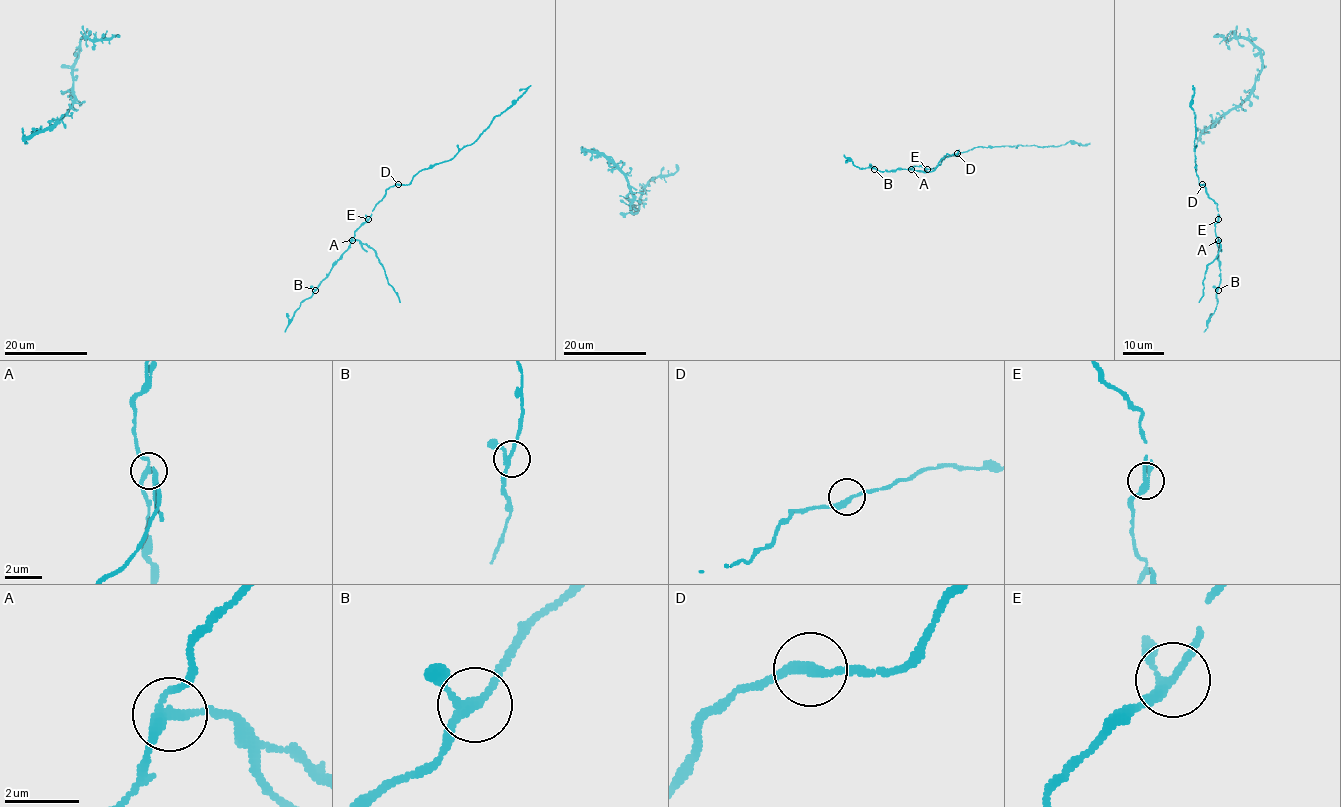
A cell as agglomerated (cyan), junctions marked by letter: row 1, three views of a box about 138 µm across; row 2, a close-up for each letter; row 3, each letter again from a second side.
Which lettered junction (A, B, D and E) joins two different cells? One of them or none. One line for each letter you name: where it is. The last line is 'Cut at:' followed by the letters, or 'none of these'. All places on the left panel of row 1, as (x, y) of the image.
A: place (352, 240)
Cut at: A

